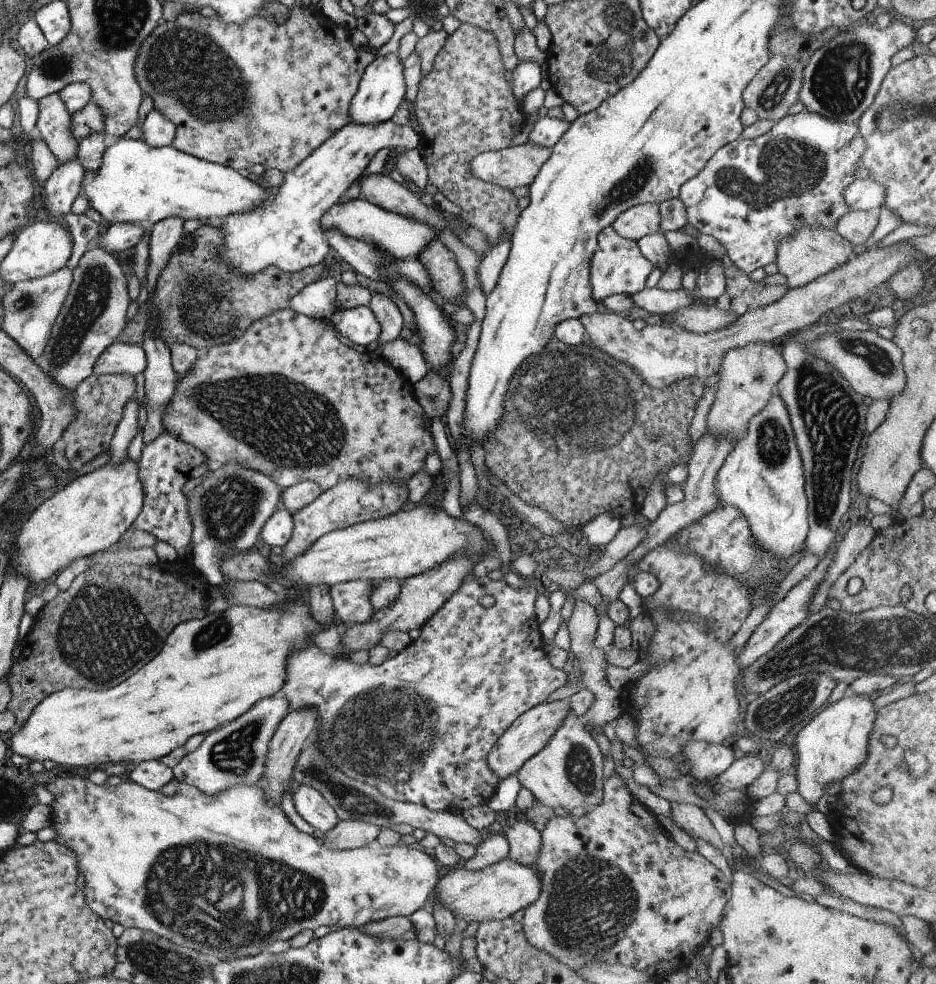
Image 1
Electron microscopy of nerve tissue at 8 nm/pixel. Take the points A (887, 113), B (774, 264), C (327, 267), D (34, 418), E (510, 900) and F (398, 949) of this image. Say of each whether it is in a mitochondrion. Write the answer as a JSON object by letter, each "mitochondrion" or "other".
{"A":"mitochondrion","B":"other","C":"other","D":"other","E":"other","F":"other"}

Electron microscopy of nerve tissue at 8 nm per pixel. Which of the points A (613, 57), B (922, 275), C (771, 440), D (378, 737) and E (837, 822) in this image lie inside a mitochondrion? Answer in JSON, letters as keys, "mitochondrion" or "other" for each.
{"A":"mitochondrion","B":"other","C":"mitochondrion","D":"mitochondrion","E":"other"}

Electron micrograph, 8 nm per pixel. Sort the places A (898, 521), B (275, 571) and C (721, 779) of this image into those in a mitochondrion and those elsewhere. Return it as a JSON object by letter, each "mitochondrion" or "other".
{"A":"other","B":"other","C":"other"}

